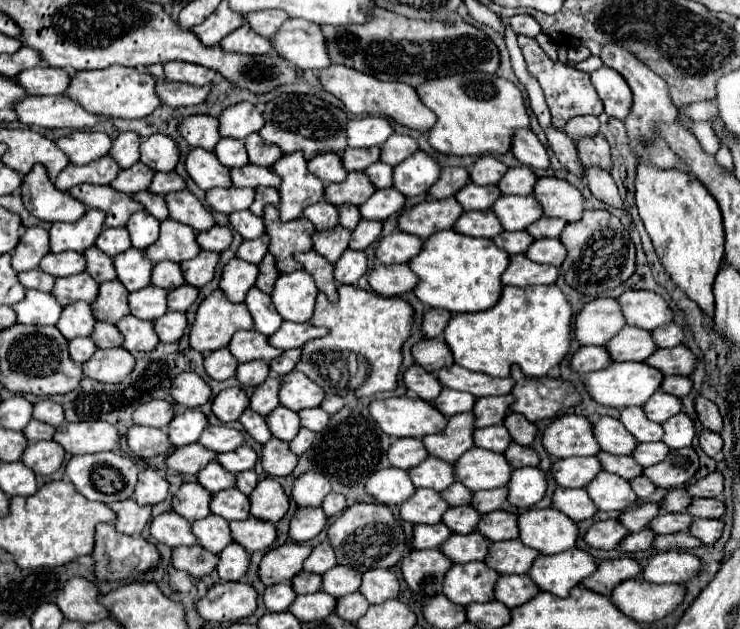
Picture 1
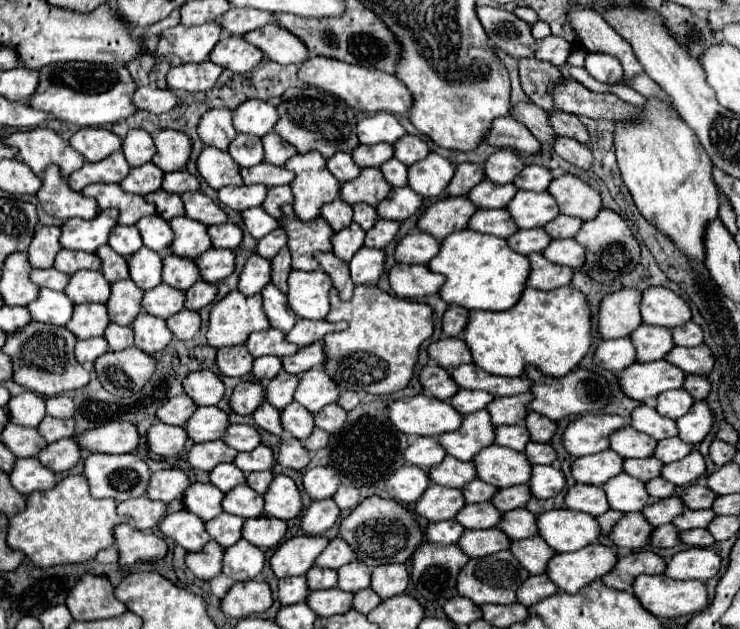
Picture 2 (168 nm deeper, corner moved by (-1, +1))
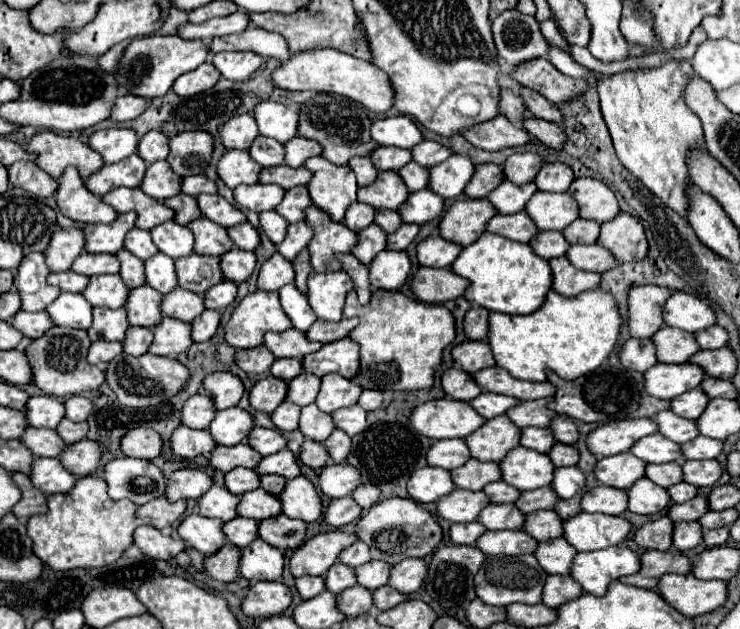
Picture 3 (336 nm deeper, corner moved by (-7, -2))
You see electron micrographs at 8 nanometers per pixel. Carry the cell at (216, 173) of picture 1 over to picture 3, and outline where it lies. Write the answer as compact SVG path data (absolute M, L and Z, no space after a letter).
M228 150L216 166L216 174L228 188L236 188L240 184L256 184L260 166L252 162L246 150Z

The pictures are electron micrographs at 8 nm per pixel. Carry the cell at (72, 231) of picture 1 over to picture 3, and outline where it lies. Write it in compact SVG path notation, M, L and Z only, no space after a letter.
M136 212L118 214L112 224L86 224L86 252L92 254L116 254L122 248L126 232L134 226Z

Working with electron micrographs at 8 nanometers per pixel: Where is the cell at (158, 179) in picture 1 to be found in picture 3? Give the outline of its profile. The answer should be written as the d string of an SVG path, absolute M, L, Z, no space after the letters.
M204 174L188 176L188 178L182 178L182 192L188 196L216 194L216 184L212 180L208 180Z

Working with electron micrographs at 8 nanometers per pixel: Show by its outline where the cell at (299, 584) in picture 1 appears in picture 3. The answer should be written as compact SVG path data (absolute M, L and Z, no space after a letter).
M340 562L332 564L332 568L326 572L324 576L324 582L326 582L326 590L338 594L350 586L356 584L356 576L354 576L354 570L350 566L344 566Z

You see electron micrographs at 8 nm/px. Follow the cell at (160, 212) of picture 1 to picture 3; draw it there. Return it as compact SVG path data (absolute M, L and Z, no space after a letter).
M178 194L178 196L166 198L164 204L176 212L174 214L174 222L178 222L182 226L192 222L192 220L196 220L196 218L200 218L200 210L198 210L196 198L188 196L188 194Z

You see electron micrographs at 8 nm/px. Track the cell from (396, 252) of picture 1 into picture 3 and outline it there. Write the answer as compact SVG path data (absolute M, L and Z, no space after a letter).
M428 236L416 246L416 256L420 266L432 266L432 268L446 268L450 266L456 256L460 254L460 246L454 242L448 242L440 236Z

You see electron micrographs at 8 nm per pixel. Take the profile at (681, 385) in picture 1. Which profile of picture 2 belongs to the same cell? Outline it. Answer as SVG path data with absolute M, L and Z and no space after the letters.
M686 375L686 385L684 387L696 399L706 399L708 393L710 393L710 389L712 389L710 381L706 377L702 377L702 375Z

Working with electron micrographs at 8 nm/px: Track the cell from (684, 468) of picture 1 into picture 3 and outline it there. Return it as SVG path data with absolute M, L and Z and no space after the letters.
M686 460L682 466L682 480L692 486L714 486L722 474L722 468L716 460Z

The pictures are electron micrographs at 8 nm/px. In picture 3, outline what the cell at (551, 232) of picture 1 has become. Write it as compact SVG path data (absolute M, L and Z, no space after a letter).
M576 218L568 228L562 230L562 234L570 244L594 244L600 234L600 224Z

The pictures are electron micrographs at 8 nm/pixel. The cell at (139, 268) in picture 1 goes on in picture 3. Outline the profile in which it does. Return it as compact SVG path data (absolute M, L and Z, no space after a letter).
M162 252L148 258L144 262L144 270L146 270L146 284L156 288L160 294L168 294L178 286L174 274L174 260Z

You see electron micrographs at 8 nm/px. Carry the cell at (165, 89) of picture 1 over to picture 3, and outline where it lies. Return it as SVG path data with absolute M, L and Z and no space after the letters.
M134 94L120 96L120 98L116 100L116 104L114 104L112 120L118 120L118 122L132 120L132 118L140 116L148 104L150 104L150 100L144 100L142 96L134 96Z

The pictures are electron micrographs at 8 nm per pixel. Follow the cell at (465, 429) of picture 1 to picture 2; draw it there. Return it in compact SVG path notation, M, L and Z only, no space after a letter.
M483 409L464 417L460 429L438 437L438 441L444 449L448 449L448 455L460 461L472 461L480 449L494 443L494 429L496 427L490 423L490 413Z

